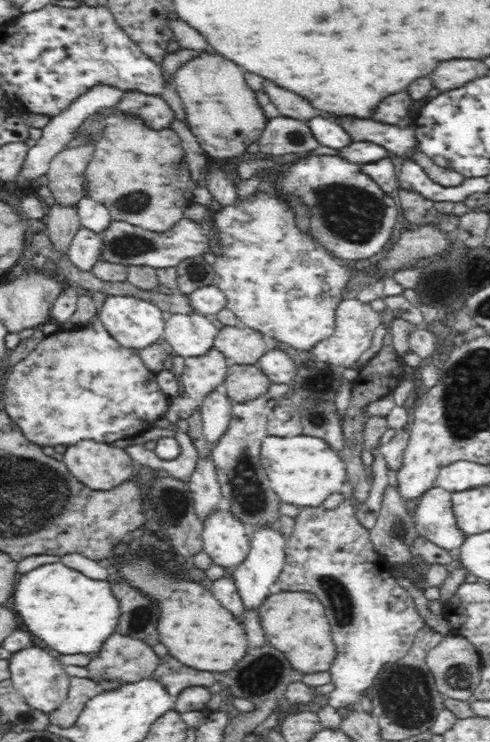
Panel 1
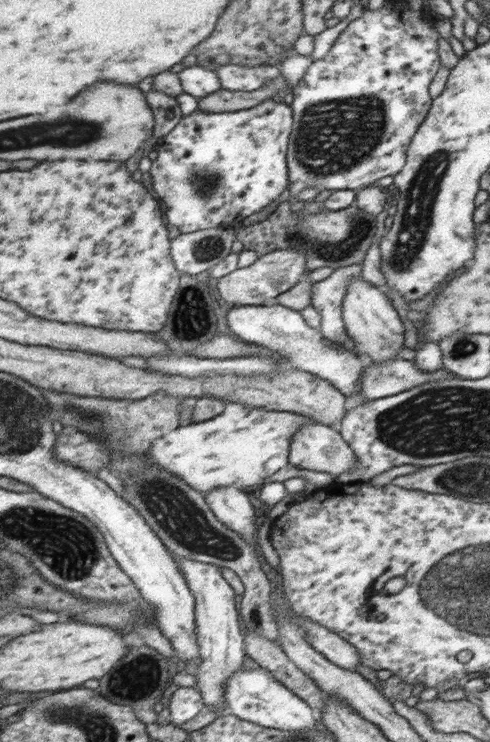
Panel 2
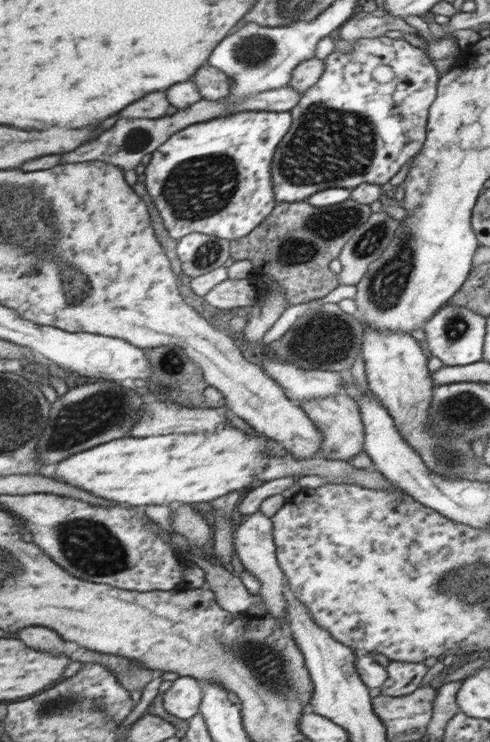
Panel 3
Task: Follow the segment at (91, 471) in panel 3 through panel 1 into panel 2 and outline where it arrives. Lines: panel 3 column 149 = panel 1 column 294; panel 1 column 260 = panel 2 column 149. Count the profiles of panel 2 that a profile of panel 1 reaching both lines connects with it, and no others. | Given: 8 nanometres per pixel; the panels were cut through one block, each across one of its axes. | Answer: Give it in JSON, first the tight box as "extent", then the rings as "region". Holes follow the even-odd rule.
{"extent":[149,402,315,494],"region":[[[228,402],[217,416],[179,426],[155,439],[149,457],[154,466],[178,476],[185,486],[202,494],[217,487],[255,486],[288,464],[294,432],[307,423],[315,422],[298,413]]]}

